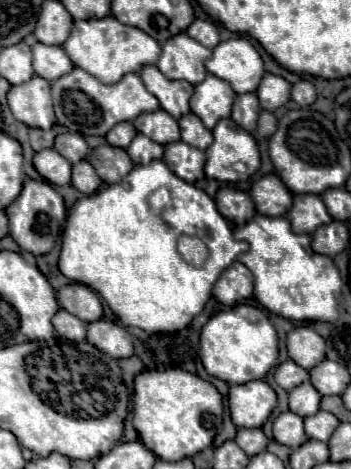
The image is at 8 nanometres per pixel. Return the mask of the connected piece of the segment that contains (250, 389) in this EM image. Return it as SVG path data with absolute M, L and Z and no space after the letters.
M265 380L229 388L231 420L237 428L261 428L277 406L277 394Z

